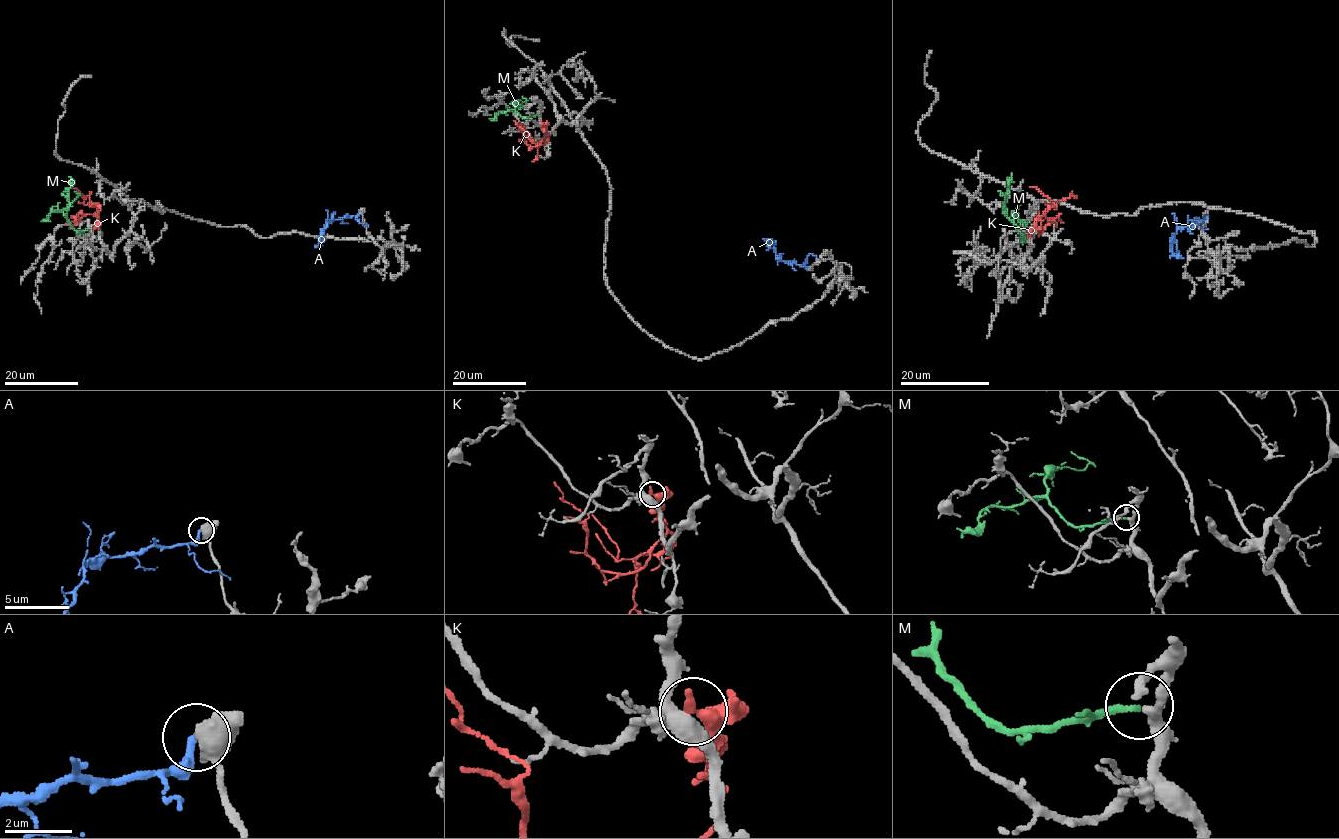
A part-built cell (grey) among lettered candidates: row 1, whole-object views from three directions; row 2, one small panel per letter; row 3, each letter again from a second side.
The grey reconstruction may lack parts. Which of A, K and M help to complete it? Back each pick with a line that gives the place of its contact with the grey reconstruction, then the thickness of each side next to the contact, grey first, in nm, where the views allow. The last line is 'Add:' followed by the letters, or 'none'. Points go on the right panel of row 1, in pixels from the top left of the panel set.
M: (1021, 235) | 240/180 nm
Add: M

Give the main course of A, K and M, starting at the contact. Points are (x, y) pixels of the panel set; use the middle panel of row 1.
A: (807, 270), (782, 261), (770, 242), (768, 250)
K: (542, 124), (546, 135), (538, 145), (528, 146), (523, 139), (523, 130), (514, 120)
M: (538, 115), (523, 118), (516, 112), (516, 101), (517, 107)

